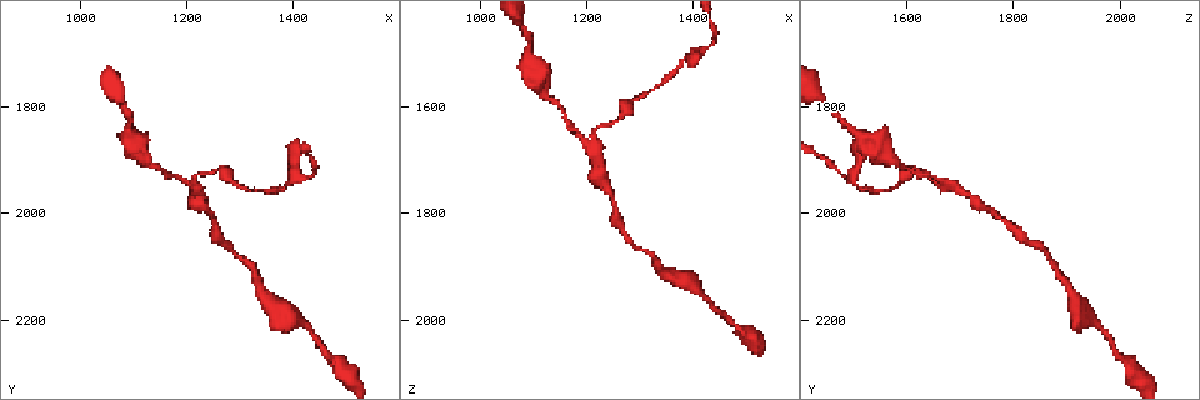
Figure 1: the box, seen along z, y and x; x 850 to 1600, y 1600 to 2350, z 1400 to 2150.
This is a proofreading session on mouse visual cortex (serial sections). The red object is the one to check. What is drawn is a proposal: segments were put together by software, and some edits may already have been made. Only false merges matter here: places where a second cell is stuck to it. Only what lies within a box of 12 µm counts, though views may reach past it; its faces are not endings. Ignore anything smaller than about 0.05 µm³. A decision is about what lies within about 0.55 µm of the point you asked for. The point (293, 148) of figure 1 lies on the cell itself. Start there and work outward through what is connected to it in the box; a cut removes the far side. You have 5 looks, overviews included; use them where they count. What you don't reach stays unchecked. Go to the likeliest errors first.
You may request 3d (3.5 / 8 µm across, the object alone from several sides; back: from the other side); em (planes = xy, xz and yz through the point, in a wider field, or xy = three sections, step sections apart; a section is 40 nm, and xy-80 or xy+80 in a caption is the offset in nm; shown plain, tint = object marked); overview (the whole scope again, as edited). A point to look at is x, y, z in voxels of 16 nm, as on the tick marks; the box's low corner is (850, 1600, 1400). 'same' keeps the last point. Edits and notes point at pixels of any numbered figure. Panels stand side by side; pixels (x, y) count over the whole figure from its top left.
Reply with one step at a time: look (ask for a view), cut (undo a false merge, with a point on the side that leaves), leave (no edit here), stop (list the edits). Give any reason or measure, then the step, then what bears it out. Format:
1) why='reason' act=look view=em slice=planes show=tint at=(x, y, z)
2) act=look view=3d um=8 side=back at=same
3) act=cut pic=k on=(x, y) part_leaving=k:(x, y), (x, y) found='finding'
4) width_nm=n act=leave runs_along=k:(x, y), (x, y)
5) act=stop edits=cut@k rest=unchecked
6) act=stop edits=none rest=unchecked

why='thick turns thin' act=look view=3d um=3.5 at=(1380, 1950, 1520)

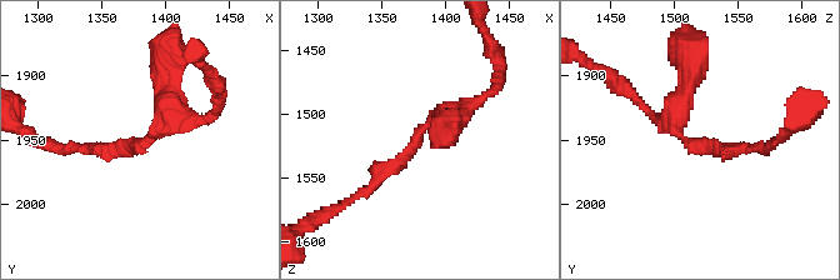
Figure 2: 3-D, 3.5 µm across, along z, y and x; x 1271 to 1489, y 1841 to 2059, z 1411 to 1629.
arm_widths_nm=150,350 act=leave runs_along=2:(165, 81), (170, 116), (139, 146), (81, 146) found='all the same cell'

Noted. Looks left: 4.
why='arms part here' act=look view=3d um=8 at=(1210, 1945, 1660)

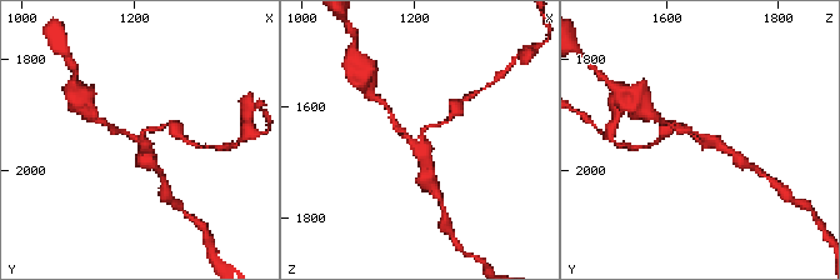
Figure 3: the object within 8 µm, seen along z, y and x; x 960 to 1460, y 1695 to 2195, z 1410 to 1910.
why='need the tissue' act=look view=em slice=xy step=3 show=tint at=(1215, 1945, 1660)

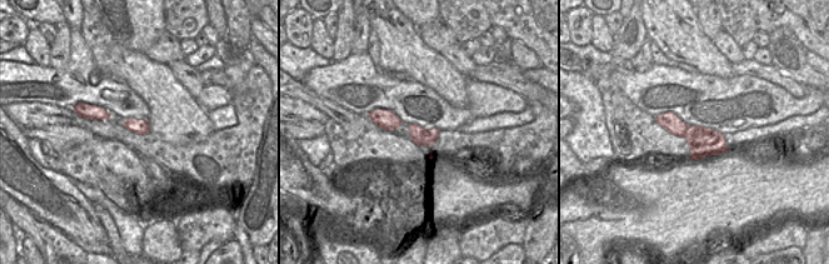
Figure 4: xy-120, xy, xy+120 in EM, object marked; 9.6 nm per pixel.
arm_widths_nm=150,200,250 act=cut pic=3 on=(429, 175) found='a second cell is stuck on'

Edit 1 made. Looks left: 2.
act=stop edits=cut@3 rest=unchecked

